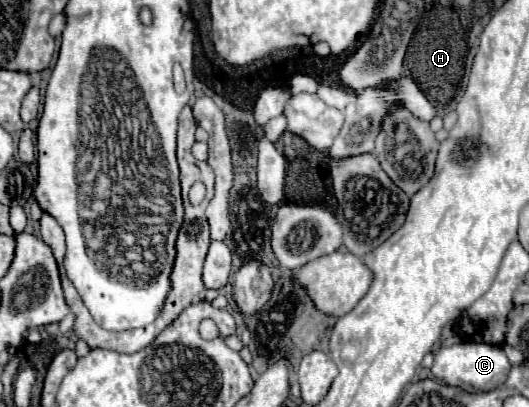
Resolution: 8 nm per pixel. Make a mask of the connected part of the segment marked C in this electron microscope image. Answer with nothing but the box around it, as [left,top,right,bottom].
[431,341,511,391]

